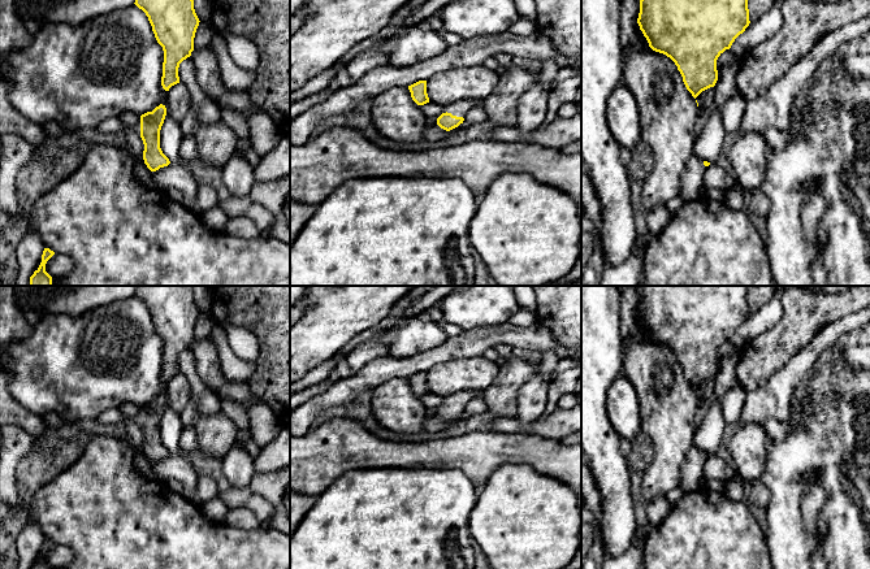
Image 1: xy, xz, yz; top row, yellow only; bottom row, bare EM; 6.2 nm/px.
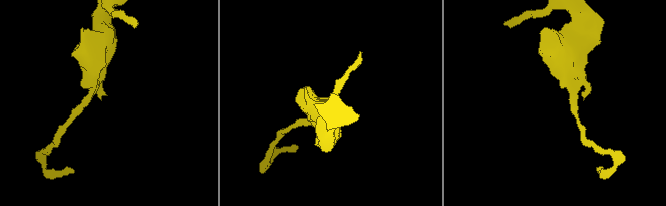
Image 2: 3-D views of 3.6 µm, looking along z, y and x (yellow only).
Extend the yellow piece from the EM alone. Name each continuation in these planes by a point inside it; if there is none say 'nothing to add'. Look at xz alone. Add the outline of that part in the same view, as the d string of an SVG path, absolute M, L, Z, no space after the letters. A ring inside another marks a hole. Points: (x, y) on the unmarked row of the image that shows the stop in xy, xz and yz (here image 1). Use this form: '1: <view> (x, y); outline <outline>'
1: xz (459, 399); outline M464 390L464 391L460 391L460 392L456 392L454 395L449 395L445 398L443 400L443 404L451 404L453 407L456 407L456 408L463 408L467 405L467 403L475 398L481 398L482 396L482 392L480 391L468 391L468 390Z

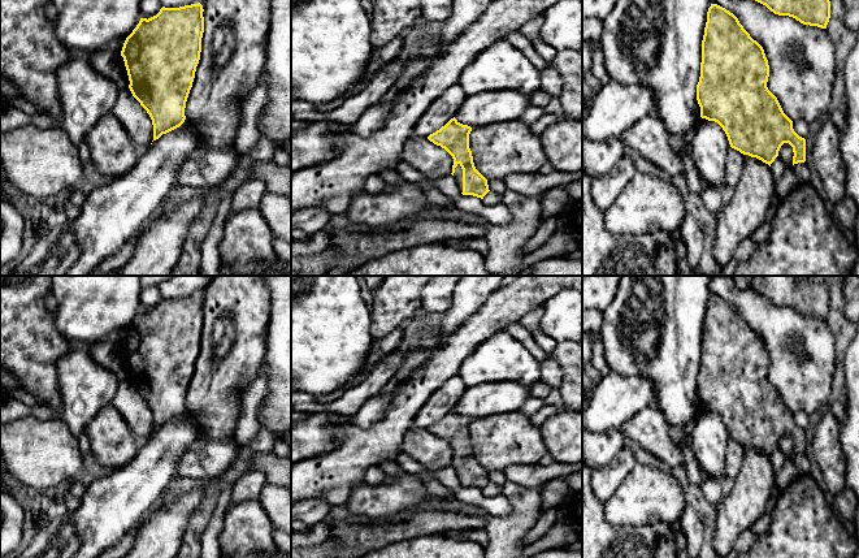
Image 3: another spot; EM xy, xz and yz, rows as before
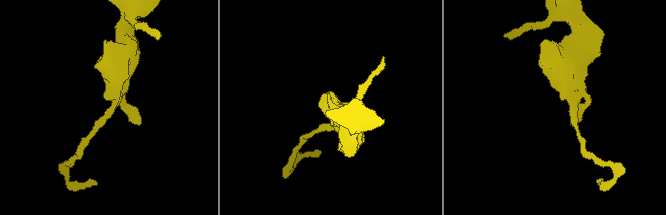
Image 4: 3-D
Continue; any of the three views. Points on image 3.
1: xz (458, 466); outline M457 455L457 458L455 459L454 468L457 473L460 483L463 484L463 460L461 460L460 455Z

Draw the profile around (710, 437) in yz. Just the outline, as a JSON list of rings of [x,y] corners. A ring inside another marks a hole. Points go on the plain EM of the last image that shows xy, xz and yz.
[[[699,410],[691,440],[694,455],[703,475],[723,480],[725,477],[725,453],[729,432],[723,419],[706,410]]]

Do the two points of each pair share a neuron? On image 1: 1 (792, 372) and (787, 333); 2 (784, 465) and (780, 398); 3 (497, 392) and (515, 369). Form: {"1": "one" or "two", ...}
{"1": "two", "2": "two", "3": "one"}

